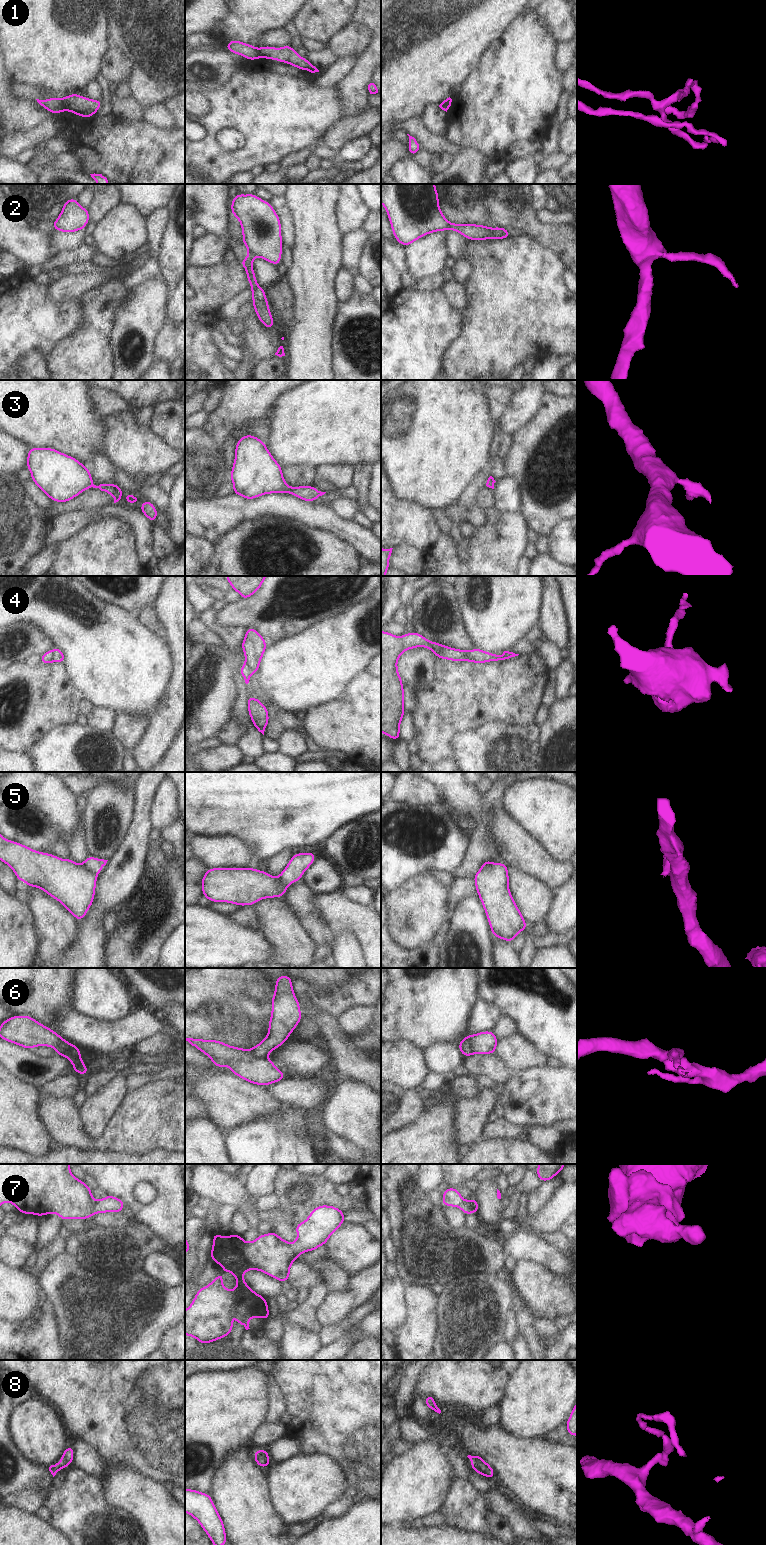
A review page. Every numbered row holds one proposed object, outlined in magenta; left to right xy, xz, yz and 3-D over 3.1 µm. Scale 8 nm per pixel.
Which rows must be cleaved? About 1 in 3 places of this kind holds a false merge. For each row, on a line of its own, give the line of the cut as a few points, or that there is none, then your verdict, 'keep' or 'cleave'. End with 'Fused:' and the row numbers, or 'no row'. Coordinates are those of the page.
1: xy (62, 99), (65, 109) | cleave
2: xz (248, 251), (255, 256) | cleave
3: no cut | keep
4: xz (245, 663), (251, 673) | cleave
5: xy (83, 863), (96, 874) | cleave
6: xz (251, 1049), (253, 1056), (258, 1058), (265, 1057) | cleave
7: no cut | keep
8: no cut | keep
Fused: 1, 2, 4, 5, 6

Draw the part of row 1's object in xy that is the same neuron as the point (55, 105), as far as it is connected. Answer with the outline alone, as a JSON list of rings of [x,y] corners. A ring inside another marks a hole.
[[[59,97],[48,98],[45,100],[36,100],[45,110],[49,110],[53,115],[57,115],[65,110],[63,99]]]

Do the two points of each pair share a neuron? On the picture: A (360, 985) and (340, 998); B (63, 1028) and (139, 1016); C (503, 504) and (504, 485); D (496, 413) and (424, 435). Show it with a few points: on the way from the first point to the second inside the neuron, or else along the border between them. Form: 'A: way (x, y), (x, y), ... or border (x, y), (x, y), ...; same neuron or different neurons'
A: way (355, 990), (345, 996); same neuron
B: way (82, 1030), (120, 1030); same neuron
C: way (504, 499), (504, 490); same neuron
D: border (484, 391), (489, 414), (494, 422); different neurons

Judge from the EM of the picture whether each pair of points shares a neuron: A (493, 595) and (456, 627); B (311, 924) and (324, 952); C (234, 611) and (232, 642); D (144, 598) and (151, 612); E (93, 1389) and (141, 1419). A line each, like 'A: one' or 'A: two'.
A: two
B: two
C: two
D: two
E: one

